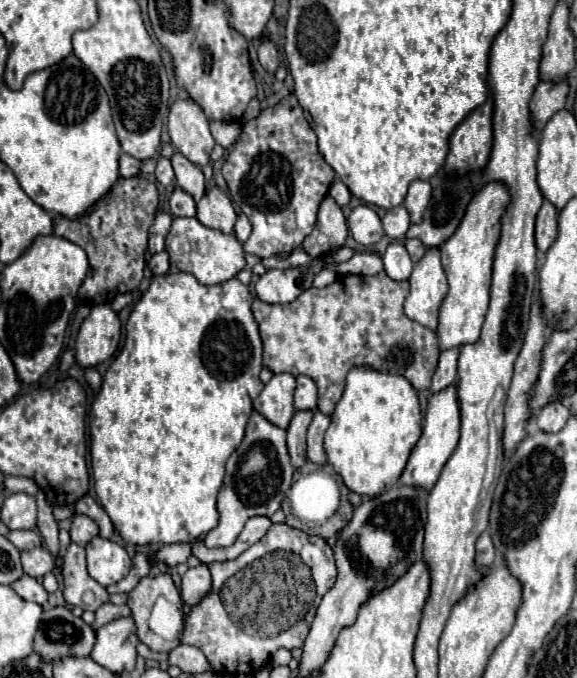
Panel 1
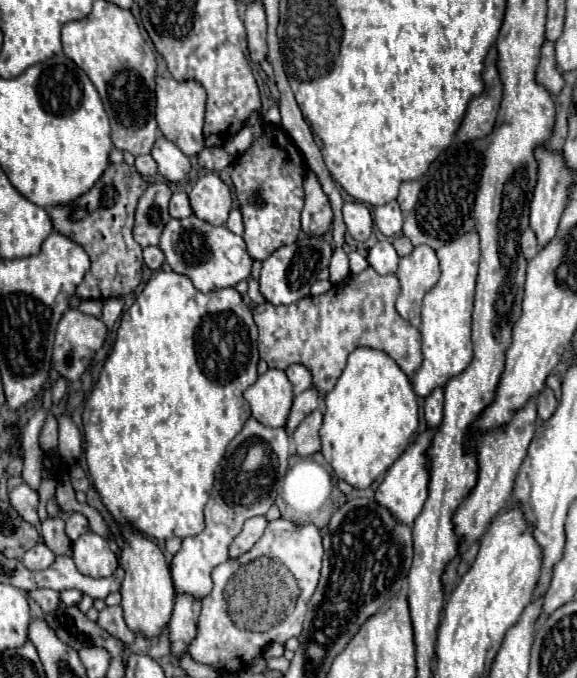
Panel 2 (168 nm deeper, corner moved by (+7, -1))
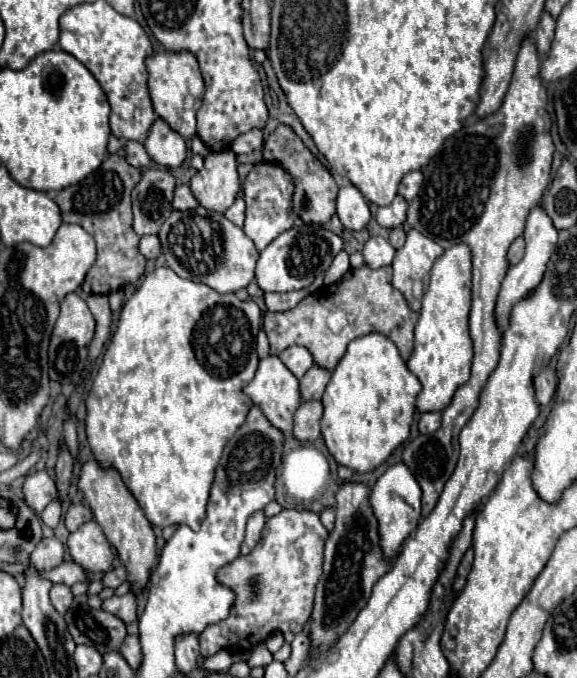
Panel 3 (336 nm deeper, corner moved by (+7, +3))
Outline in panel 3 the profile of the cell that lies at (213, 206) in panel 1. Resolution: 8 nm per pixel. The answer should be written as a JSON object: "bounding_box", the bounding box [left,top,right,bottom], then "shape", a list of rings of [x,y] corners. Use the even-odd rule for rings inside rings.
{"bounding_box":[190,150,240,212],"shape":[[[232,150],[210,152],[204,158],[204,168],[192,176],[190,186],[200,206],[226,212],[240,190],[236,154]]]}

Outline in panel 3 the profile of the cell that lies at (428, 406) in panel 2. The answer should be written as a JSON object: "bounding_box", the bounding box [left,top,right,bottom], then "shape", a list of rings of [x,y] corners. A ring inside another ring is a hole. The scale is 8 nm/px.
{"bounding_box":[418,412,442,434],"shape":[[[426,412],[426,414],[422,414],[420,422],[418,422],[418,432],[420,434],[434,434],[440,428],[440,420],[442,420],[440,412]]]}

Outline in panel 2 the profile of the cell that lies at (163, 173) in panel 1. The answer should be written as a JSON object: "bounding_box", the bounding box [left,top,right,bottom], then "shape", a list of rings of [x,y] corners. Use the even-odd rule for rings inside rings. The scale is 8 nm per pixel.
{"bounding_box":[134,154,158,176],"shape":[[[150,154],[138,156],[134,166],[136,166],[136,170],[138,170],[142,176],[154,176],[154,174],[158,172],[158,166],[156,166],[156,162],[154,162],[154,158],[152,158]]]}

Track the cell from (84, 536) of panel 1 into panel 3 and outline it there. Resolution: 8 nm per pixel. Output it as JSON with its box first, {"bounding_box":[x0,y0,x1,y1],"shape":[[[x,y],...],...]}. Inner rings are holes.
{"bounding_box":[64,504,94,532],"shape":[[[72,504],[64,516],[64,524],[70,532],[74,532],[78,526],[82,526],[84,522],[90,522],[90,520],[94,520],[94,516],[92,516],[90,508],[86,508],[84,504]]]}

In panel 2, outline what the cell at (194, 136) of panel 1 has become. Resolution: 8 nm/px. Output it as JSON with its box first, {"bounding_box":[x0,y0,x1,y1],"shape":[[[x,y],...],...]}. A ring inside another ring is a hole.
{"bounding_box":[156,78,206,156],"shape":[[[174,78],[156,80],[156,122],[162,134],[174,142],[186,156],[198,156],[204,150],[204,104],[206,92],[198,82],[176,82]]]}

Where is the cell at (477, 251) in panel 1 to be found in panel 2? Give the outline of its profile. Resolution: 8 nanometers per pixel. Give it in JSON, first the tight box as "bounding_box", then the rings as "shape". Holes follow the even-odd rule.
{"bounding_box":[412,232,480,396],"shape":[[[468,232],[442,246],[436,254],[440,260],[442,274],[436,286],[424,296],[420,326],[424,362],[412,378],[414,392],[420,396],[428,396],[436,386],[444,386],[452,376],[460,374],[472,360],[470,326],[474,308],[474,286],[480,260],[480,236],[476,232]]]}

